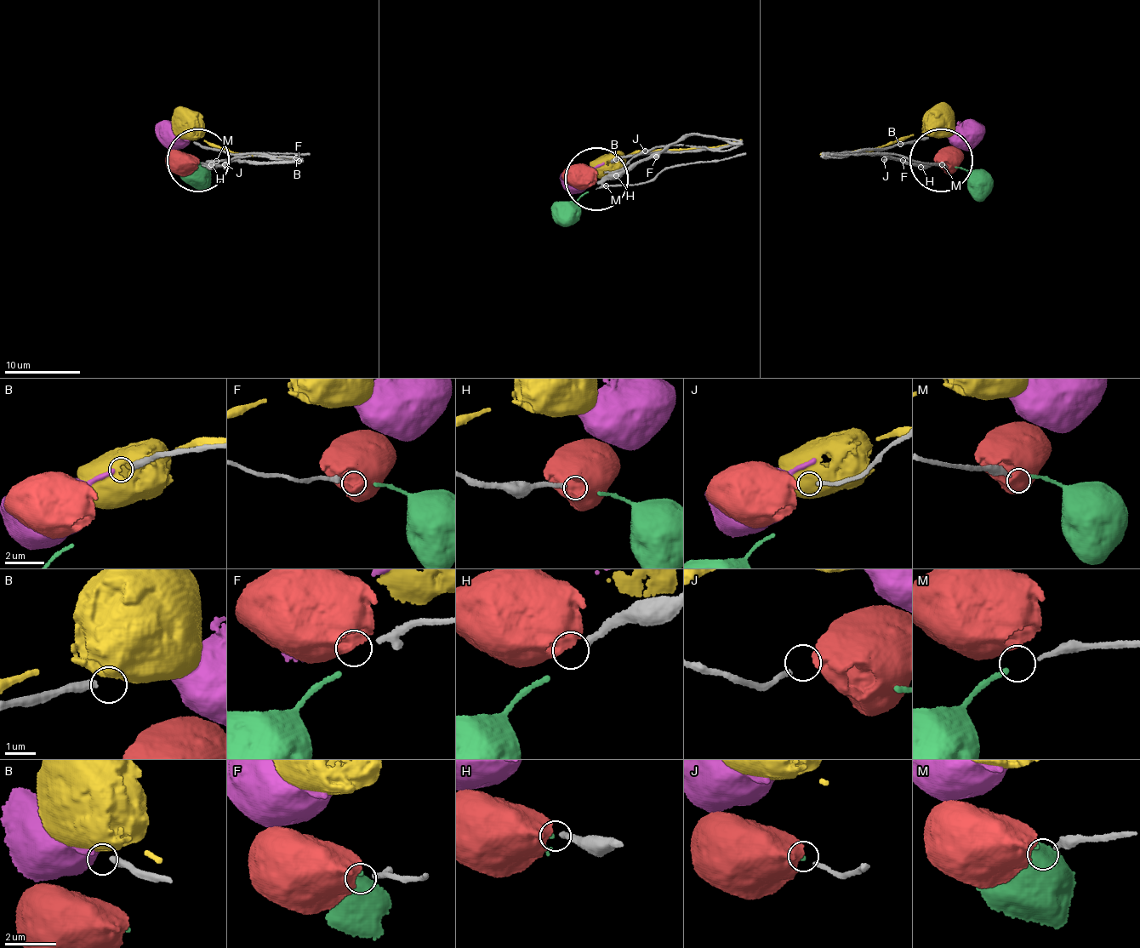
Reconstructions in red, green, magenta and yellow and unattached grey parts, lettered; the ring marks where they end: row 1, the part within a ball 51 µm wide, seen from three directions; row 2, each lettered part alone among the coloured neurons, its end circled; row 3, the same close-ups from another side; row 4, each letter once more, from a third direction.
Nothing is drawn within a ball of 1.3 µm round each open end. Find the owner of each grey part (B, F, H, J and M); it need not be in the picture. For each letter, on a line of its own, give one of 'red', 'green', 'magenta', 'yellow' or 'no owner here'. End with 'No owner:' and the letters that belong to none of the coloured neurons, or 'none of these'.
B: no owner here
F: no owner here
H: no owner here
J: red
M: green
No owner: B, F, H

